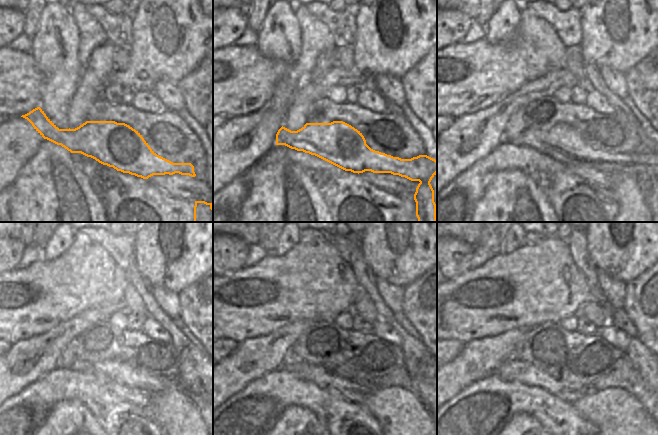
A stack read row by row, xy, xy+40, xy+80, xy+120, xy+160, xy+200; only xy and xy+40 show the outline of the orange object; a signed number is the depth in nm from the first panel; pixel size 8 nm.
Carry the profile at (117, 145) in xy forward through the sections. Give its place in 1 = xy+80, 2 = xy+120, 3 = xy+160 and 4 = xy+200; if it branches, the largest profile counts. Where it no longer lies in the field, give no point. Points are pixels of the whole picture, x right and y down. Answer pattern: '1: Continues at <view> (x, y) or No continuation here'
1: Continues at xy+80 (563, 143)
2: Continues at xy+120 (192, 379)
3: Continues at xy+160 (416, 357)
4: Continues at xy+200 (640, 356).

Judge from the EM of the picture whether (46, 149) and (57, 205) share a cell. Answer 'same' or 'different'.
same

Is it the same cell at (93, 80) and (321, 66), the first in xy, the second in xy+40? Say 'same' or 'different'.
same

